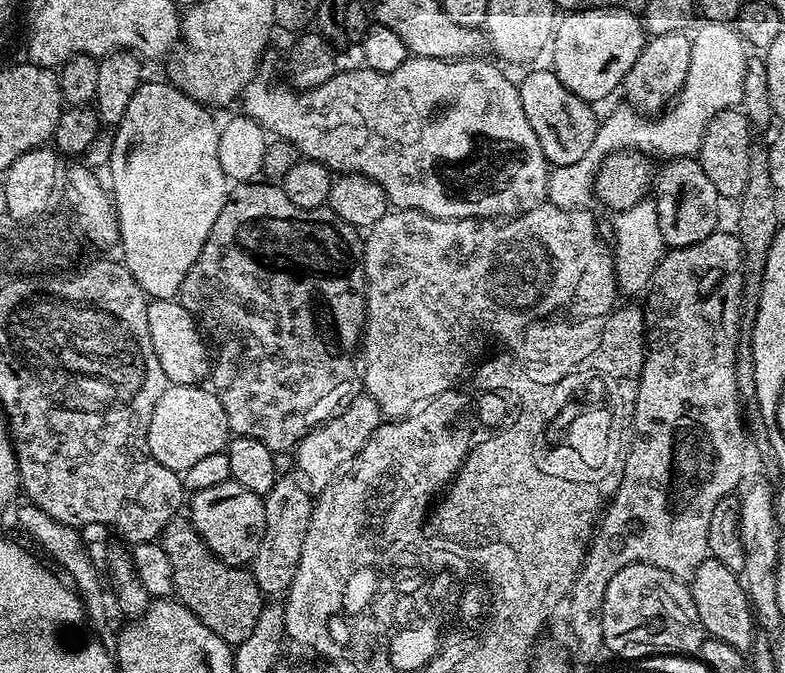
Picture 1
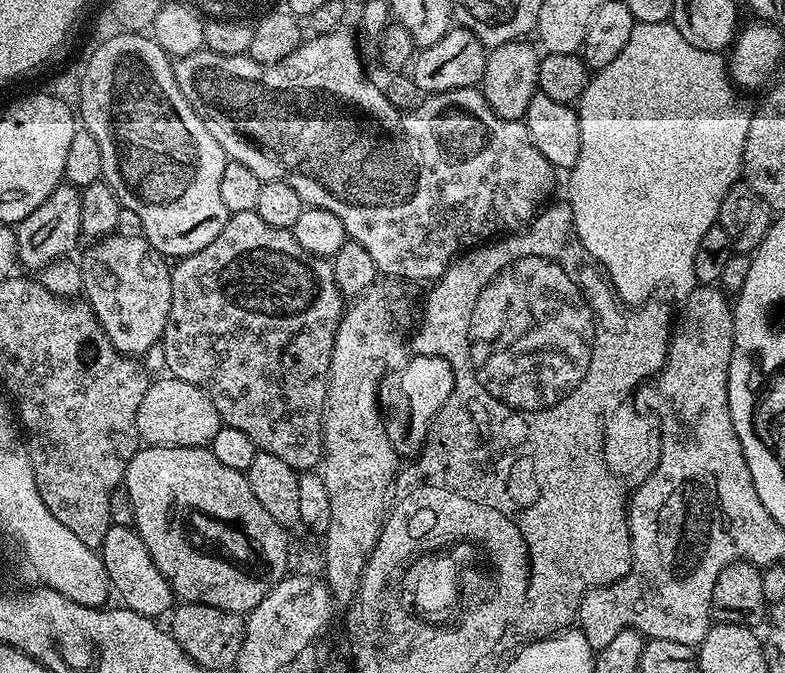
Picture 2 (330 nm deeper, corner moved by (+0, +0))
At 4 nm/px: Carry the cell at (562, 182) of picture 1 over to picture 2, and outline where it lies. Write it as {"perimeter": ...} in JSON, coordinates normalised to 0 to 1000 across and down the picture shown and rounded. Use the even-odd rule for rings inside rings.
{"perimeter":[[[811,33],[808,45],[803,45],[803,56],[797,68],[777,98],[763,103],[750,117],[744,129],[744,138],[736,150],[739,168],[739,198],[741,199],[741,223],[736,223],[736,241],[726,253],[729,262],[724,267],[722,302],[729,305],[734,352],[746,366],[746,371],[780,418],[780,426],[786,440],[801,455],[818,452],[833,431],[850,425],[862,441],[878,440],[889,418],[884,407],[884,377],[889,377],[889,360],[894,360],[899,342],[913,337],[917,325],[920,294],[944,266],[948,247],[948,218],[955,199],[955,175],[958,166],[941,149],[939,132],[935,129],[929,110],[924,85],[916,77],[889,74],[889,68],[879,68],[869,51],[855,33]]]}

